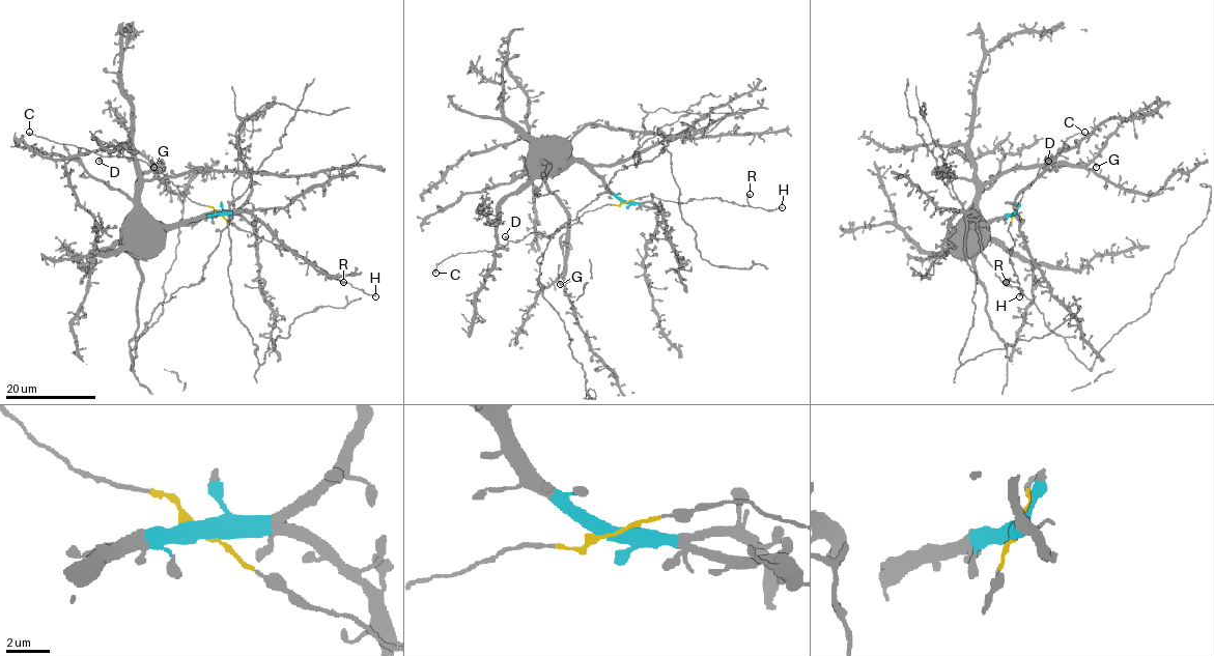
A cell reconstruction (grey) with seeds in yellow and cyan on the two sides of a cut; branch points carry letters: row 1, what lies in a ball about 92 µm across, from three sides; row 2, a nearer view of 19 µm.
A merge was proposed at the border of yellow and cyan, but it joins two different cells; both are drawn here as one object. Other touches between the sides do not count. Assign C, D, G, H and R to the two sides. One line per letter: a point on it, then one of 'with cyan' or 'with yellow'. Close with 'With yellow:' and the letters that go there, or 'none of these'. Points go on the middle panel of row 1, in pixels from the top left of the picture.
C: at (435, 273); with yellow
D: at (505, 236); with yellow
G: at (560, 284); with cyan
H: at (782, 207); with yellow
R: at (750, 194); with yellow
With yellow: C, D, H, R

